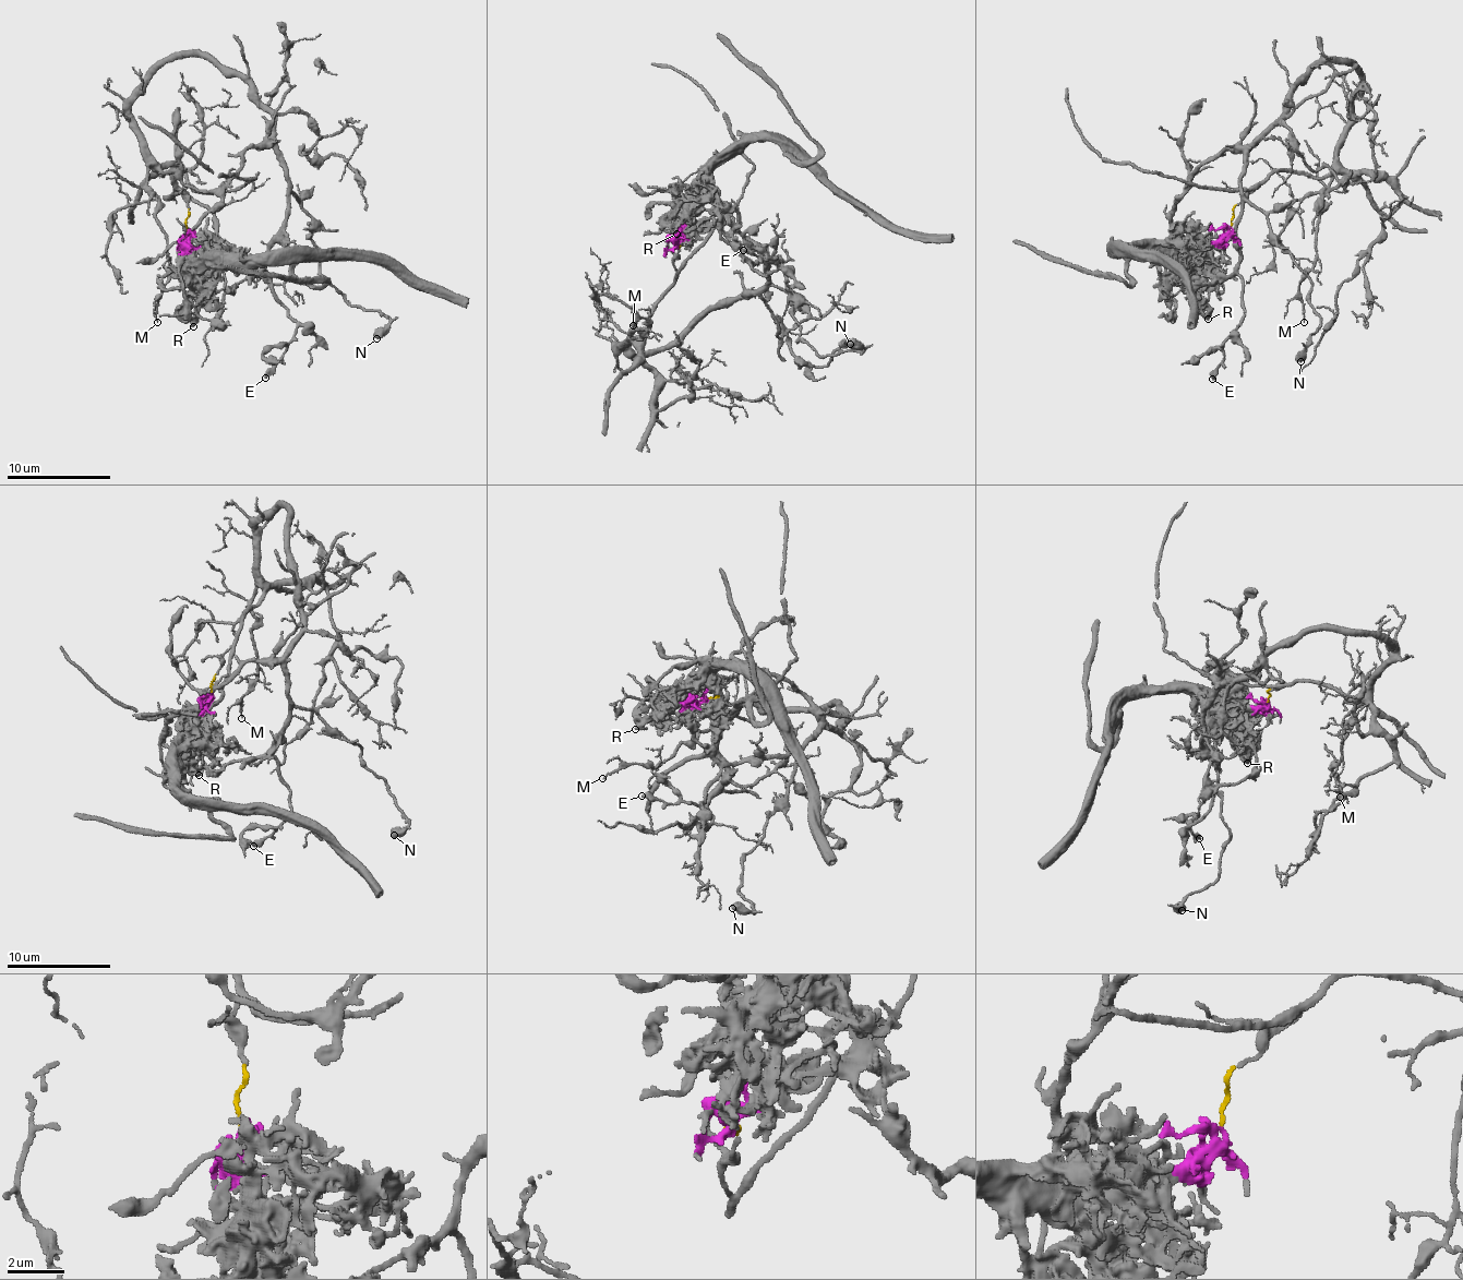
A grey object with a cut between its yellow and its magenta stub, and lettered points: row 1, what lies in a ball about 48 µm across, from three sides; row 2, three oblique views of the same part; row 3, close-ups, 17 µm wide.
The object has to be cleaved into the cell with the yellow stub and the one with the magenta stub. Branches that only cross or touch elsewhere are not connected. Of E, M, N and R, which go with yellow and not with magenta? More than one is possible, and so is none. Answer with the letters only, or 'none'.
E, M, N

